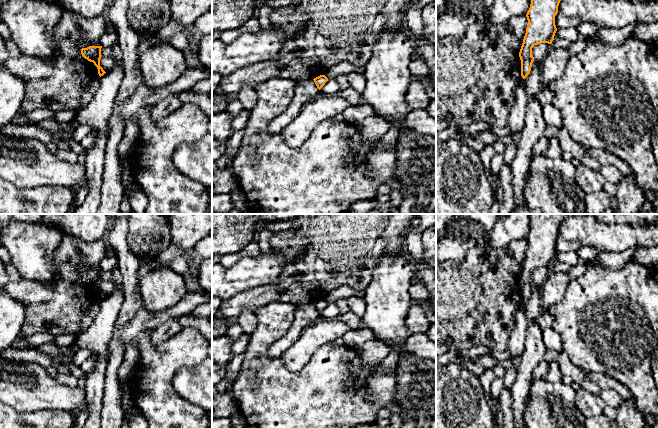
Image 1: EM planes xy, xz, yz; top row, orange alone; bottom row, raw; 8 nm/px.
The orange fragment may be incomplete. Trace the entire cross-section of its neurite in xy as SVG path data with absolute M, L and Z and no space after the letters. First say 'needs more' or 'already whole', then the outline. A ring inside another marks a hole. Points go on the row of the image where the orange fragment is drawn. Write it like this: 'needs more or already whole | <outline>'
already whole | M89 46L87 48L81 49L82 56L88 61L93 62L94 65L97 67L100 77L106 73L100 66L100 59L102 57L101 48L102 46Z

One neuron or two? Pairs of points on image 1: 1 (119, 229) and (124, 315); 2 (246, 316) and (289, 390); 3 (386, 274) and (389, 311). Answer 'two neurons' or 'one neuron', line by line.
1: one neuron
2: two neurons
3: one neuron

